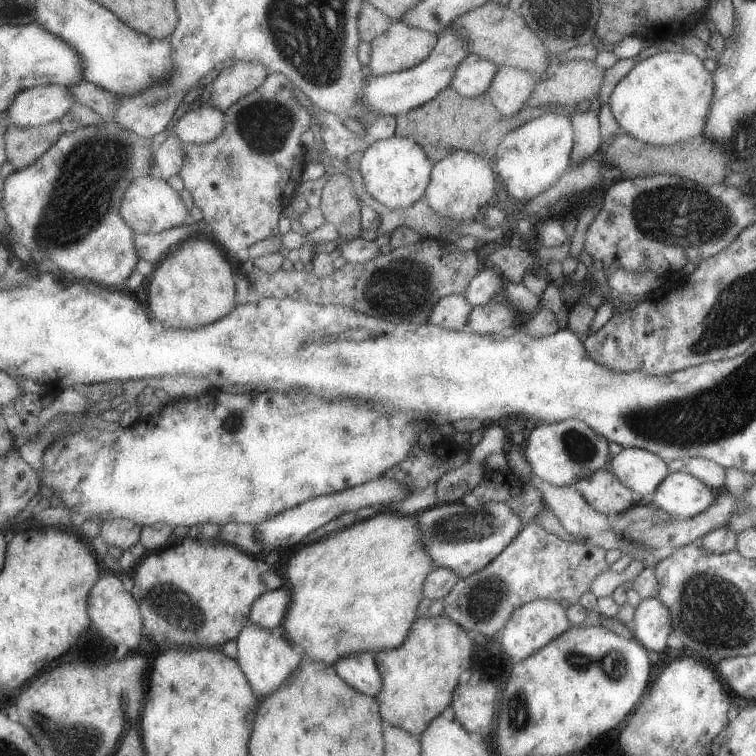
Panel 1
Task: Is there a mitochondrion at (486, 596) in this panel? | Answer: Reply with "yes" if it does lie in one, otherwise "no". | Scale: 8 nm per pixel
yes

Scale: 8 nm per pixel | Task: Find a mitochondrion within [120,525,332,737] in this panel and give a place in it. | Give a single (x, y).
(167, 601)

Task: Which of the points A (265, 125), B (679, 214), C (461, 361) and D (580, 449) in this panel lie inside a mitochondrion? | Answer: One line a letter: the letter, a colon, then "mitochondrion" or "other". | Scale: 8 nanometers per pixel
A: mitochondrion
B: mitochondrion
C: other
D: mitochondrion

